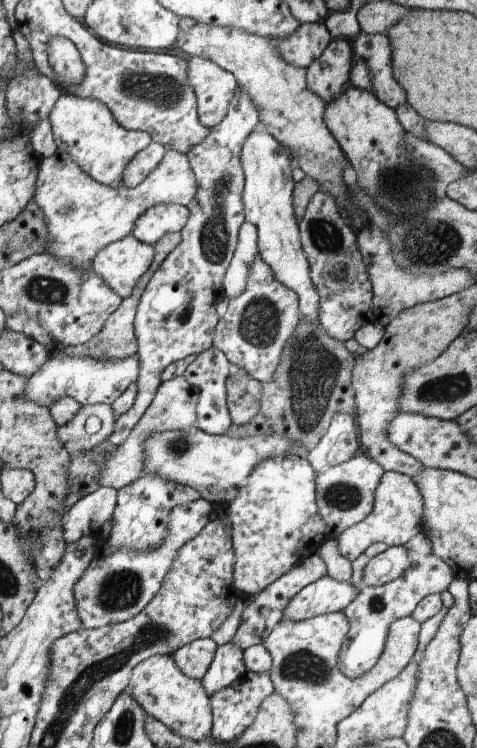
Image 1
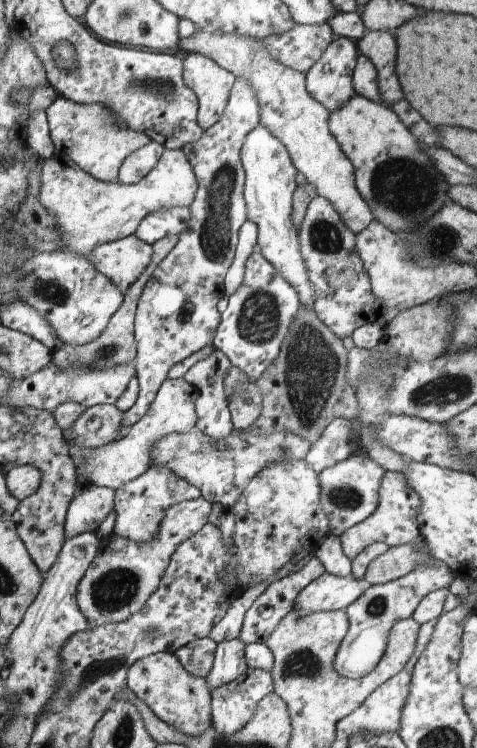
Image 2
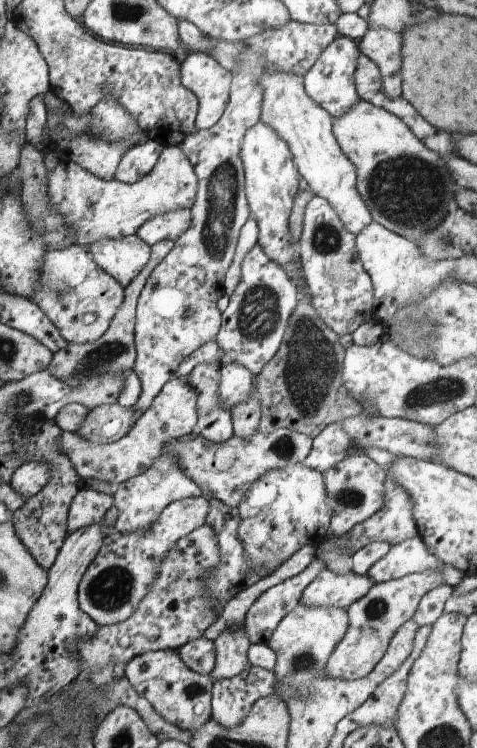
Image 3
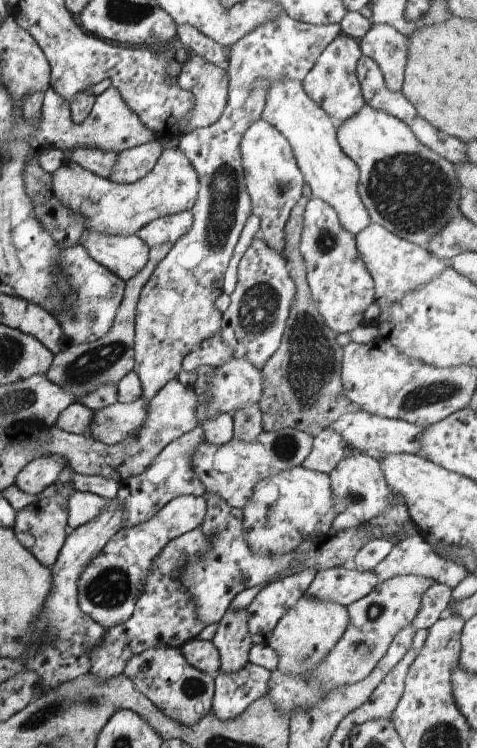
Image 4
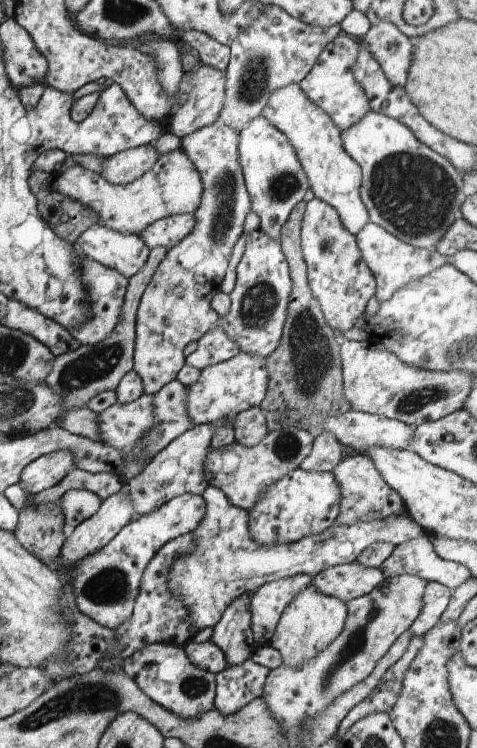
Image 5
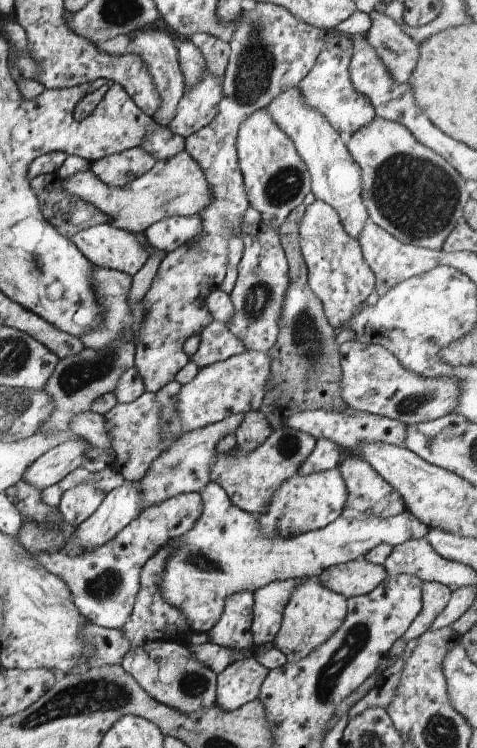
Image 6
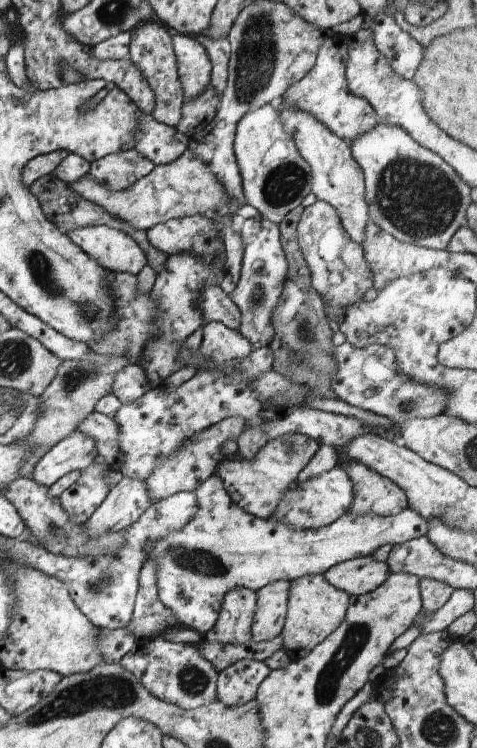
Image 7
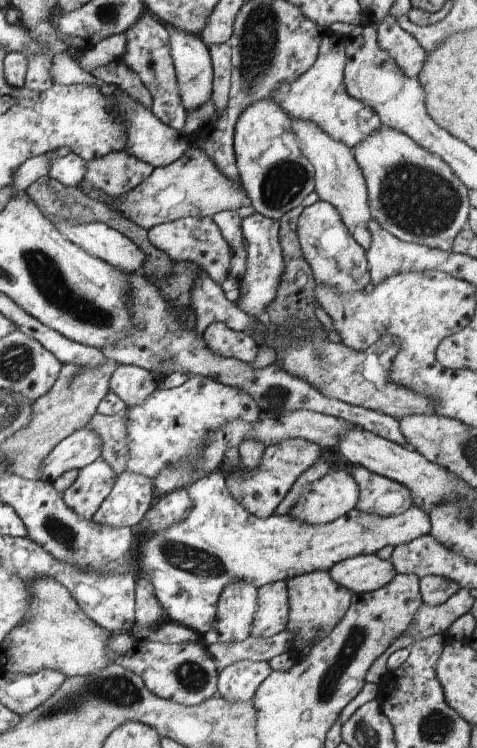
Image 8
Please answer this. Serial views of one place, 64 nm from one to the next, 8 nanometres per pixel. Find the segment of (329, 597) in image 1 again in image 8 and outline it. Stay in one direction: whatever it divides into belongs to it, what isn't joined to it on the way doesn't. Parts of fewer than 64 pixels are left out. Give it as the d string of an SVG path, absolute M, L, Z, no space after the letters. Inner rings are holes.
M375 553L338 562L328 574L353 594L367 594L386 586L397 573L390 560L383 560Z

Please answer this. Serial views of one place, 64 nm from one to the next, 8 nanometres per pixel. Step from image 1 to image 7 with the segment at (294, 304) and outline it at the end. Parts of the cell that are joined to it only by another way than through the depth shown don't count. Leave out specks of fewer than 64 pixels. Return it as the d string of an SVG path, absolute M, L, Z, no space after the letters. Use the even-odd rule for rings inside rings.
M262 217L245 220L241 229L243 258L238 284L234 287L232 300L241 314L237 331L242 333L254 349L268 347L274 338L272 310L278 304L282 287L288 278L288 260L281 245L279 225Z

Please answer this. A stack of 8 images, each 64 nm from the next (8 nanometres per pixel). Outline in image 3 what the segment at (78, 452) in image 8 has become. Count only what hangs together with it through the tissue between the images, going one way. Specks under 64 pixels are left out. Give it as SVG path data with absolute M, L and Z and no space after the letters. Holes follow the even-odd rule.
M22 462L12 473L8 484L15 493L27 499L42 490L46 481L49 481L50 475L48 463Z

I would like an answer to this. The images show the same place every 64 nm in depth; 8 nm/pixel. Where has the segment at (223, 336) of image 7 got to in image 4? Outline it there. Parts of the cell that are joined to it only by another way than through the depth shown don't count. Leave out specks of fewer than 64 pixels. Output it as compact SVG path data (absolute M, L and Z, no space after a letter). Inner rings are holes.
M214 335L200 343L197 349L194 349L188 356L184 357L181 364L181 370L197 369L199 366L221 367L228 360L232 359L233 351L225 342L222 342L221 336Z

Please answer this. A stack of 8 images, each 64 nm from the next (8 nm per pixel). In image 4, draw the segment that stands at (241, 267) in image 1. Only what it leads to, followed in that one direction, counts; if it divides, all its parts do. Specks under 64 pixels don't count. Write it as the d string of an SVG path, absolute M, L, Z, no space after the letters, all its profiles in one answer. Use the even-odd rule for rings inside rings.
M251 214L240 233L238 242L233 250L233 257L230 259L228 270L225 272L225 281L223 282L223 292L227 295L232 294L237 285L238 265L240 259L244 256L252 241L259 234L260 221L259 218Z

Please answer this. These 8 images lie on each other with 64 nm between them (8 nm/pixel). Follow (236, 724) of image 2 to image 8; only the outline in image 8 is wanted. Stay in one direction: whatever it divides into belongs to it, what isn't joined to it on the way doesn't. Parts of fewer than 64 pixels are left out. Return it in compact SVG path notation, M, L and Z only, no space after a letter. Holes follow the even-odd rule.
M265 661L234 662L219 672L217 692L228 702L253 701L258 686L272 674Z

